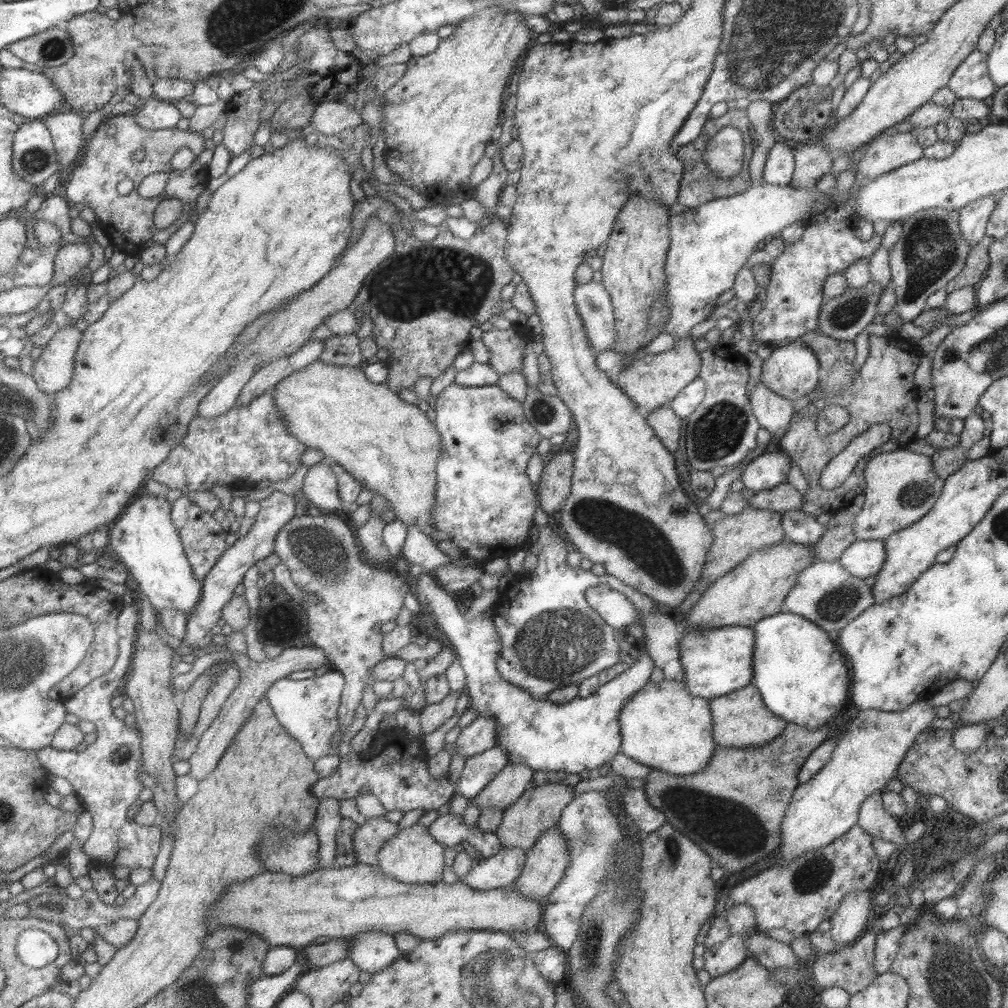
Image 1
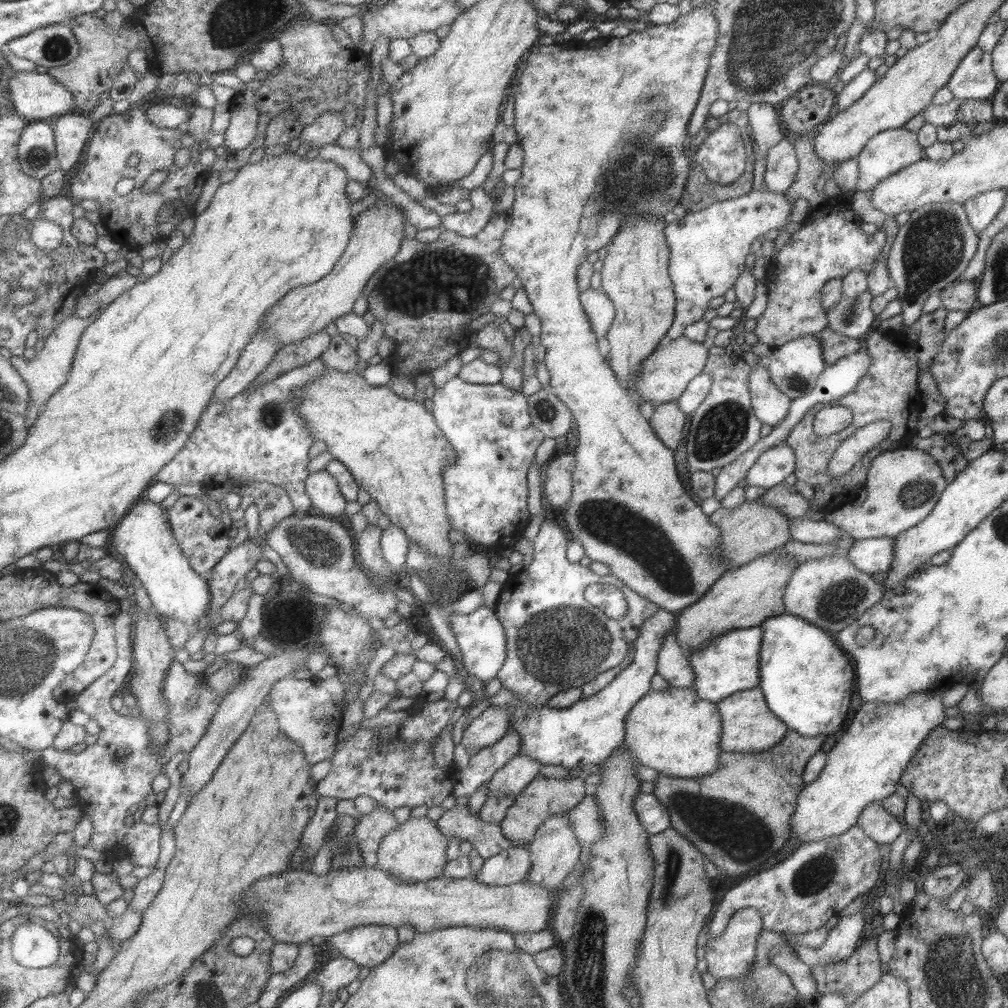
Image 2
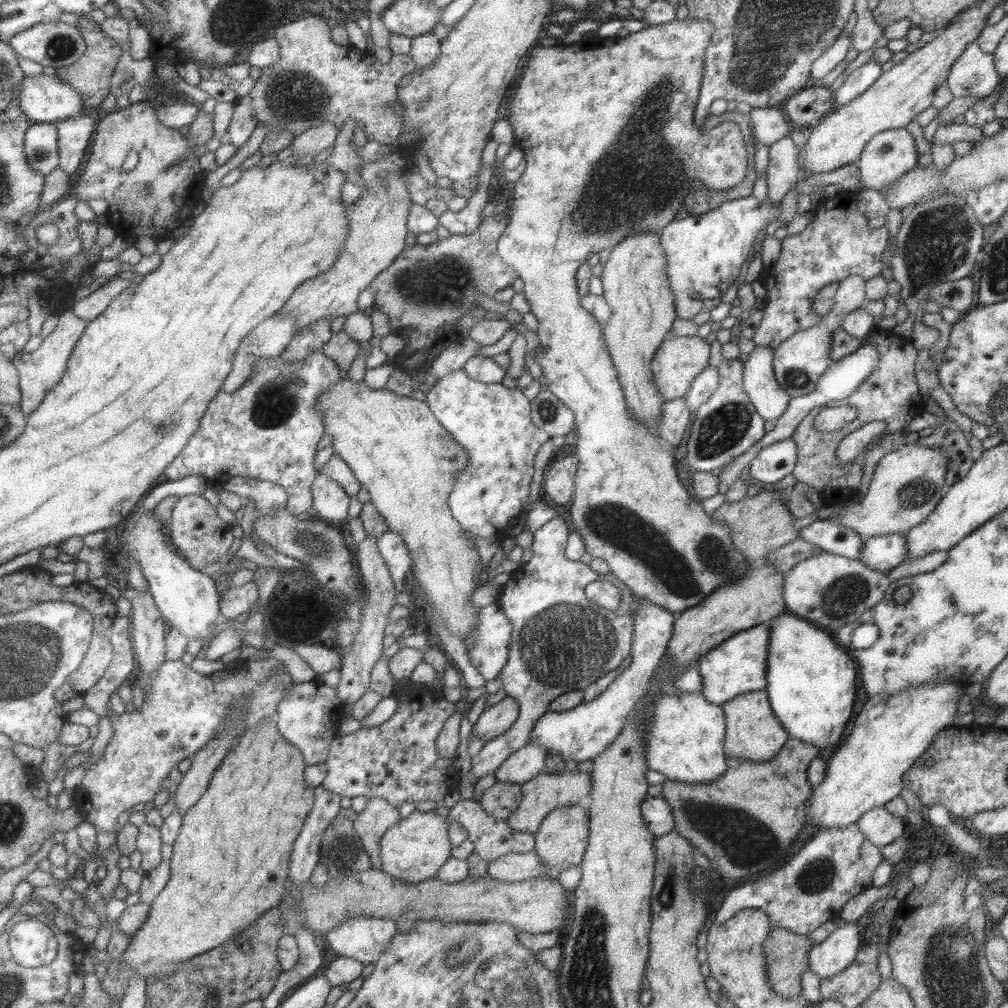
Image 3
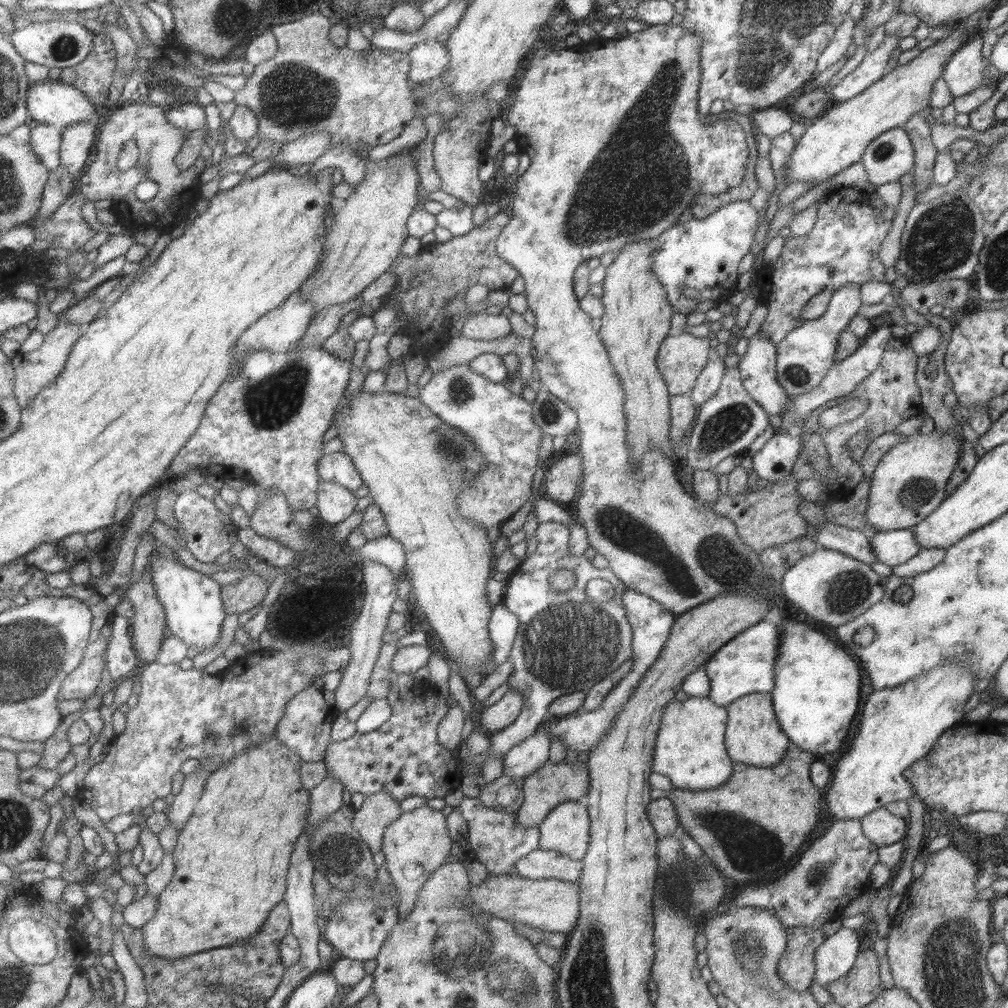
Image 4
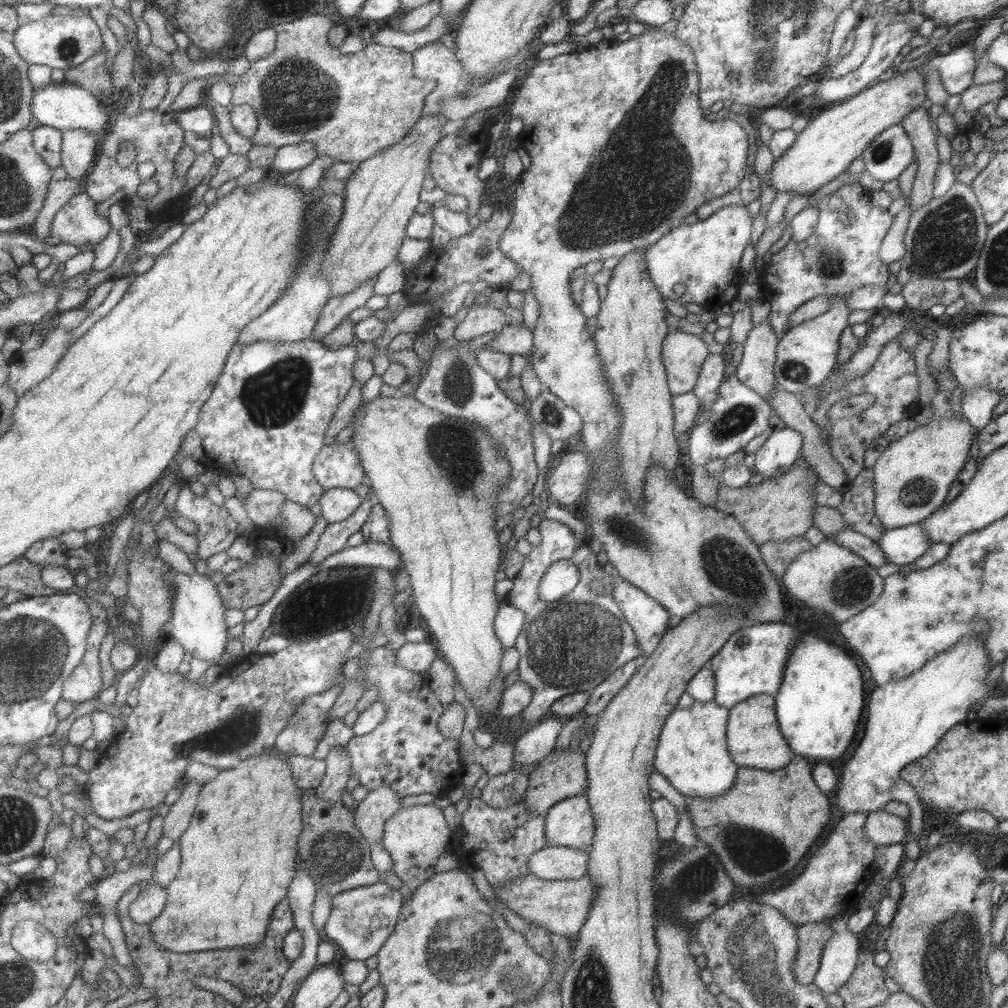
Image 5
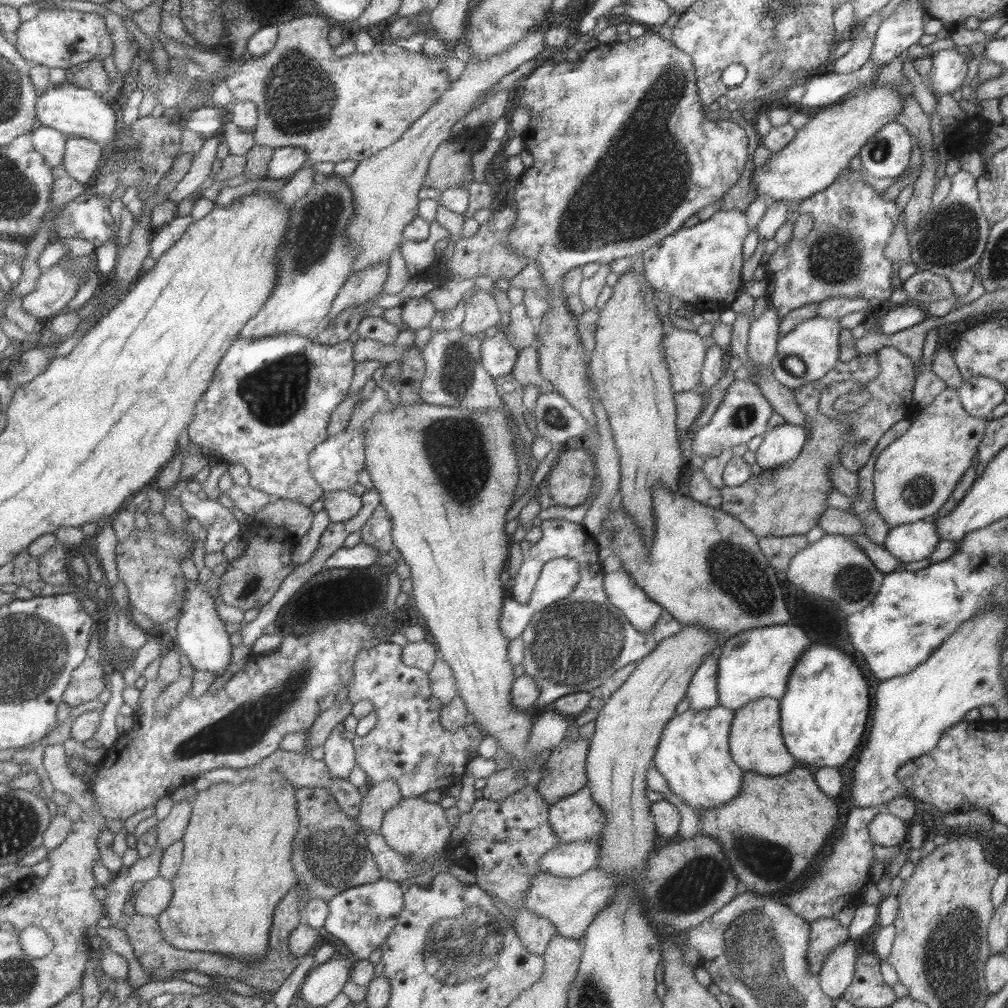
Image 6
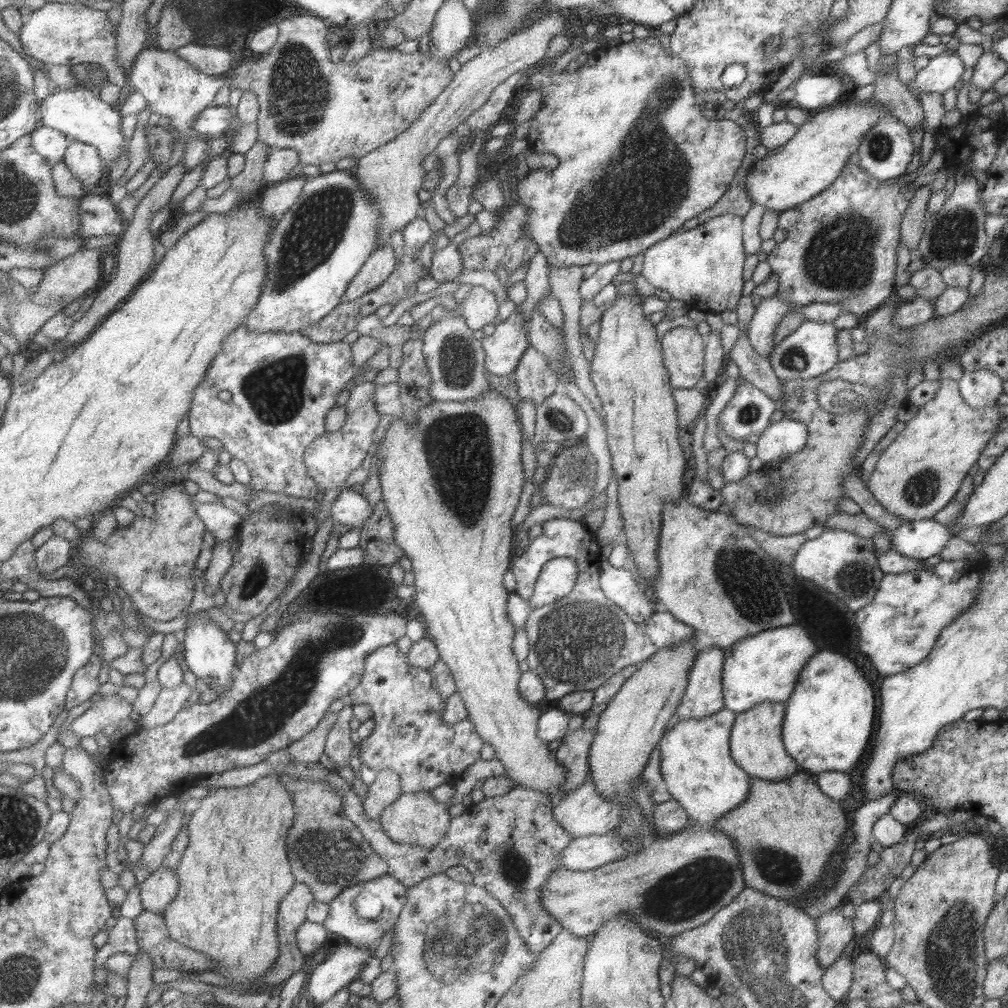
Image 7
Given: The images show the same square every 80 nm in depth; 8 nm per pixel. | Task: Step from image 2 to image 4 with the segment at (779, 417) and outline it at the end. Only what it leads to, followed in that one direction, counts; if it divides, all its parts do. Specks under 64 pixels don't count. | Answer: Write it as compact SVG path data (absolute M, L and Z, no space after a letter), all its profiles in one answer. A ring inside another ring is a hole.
M758 332L747 338L747 350L740 356L738 371L745 392L764 414L780 415L788 404L788 396L776 380L776 348Z

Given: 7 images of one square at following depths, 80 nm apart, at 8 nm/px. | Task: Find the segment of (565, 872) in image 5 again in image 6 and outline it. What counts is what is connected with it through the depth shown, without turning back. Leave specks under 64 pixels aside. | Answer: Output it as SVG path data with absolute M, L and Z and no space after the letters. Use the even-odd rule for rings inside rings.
M575 841L559 844L547 850L539 858L539 870L559 878L575 878L586 870L595 867L599 860L596 841Z

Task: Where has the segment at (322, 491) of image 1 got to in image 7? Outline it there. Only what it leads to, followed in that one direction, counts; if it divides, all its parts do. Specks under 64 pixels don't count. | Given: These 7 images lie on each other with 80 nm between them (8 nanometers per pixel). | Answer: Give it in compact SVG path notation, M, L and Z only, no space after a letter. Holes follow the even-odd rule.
M341 488L331 503L328 514L339 524L359 528L363 522L366 522L370 510L367 499L363 498L361 493L353 492L350 488Z

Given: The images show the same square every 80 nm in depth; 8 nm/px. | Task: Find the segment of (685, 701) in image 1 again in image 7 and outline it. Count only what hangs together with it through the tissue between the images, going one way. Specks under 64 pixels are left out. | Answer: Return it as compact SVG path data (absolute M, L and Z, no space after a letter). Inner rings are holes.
M723 708L707 718L678 720L659 739L659 770L666 791L697 825L709 826L747 796L749 776L733 762L730 755L730 730L735 716L731 710Z

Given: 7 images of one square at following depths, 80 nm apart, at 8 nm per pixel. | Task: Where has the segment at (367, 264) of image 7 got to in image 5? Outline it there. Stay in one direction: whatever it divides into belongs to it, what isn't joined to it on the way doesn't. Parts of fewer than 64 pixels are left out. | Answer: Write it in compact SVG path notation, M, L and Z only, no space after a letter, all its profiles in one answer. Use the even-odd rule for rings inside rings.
M372 276L365 282L362 282L353 292L335 296L327 300L309 338L320 341L323 336L329 334L329 332L346 318L346 315L352 310L363 306L365 301L373 295L372 290L375 277Z

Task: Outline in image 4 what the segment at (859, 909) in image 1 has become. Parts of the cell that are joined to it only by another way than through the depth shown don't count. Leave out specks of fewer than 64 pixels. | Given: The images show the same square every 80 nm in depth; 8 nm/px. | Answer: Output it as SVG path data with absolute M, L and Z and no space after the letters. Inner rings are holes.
M839 928L823 939L813 951L814 979L825 986L846 973L855 962L859 952L859 936L855 929Z

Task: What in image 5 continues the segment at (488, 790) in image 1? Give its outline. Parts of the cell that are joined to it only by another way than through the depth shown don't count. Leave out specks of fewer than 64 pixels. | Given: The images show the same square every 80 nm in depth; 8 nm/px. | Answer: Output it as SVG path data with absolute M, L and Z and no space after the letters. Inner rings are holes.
M545 716L531 729L517 736L513 742L512 762L526 765L543 760L553 750L555 737L559 735L561 728L558 716Z

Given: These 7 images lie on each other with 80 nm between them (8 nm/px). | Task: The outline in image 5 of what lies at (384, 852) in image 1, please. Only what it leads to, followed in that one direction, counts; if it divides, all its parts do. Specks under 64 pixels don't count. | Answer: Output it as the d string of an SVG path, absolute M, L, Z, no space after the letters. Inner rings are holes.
M412 805L401 807L385 821L380 844L389 853L393 866L391 872L404 884L403 901L433 872L437 859L448 853L452 831L447 827L441 809L435 805Z

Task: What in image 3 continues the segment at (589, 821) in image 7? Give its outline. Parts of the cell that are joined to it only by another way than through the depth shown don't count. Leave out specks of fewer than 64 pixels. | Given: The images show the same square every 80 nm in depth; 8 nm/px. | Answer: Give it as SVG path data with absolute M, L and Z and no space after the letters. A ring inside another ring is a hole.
M560 806L548 812L534 834L535 851L539 861L547 867L542 878L557 879L558 874L569 866L580 865L588 839L588 812L581 806Z

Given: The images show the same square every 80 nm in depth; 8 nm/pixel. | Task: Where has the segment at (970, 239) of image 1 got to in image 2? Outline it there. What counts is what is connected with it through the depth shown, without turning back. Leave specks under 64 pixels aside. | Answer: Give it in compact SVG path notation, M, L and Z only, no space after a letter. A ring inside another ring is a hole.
M1005 189L988 190L976 194L973 198L966 200L962 205L969 226L973 228L973 233L979 236L984 228L991 222L997 214L998 208L1005 198Z

